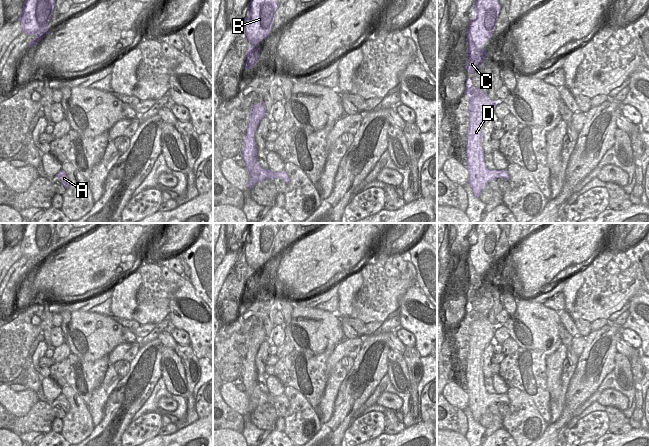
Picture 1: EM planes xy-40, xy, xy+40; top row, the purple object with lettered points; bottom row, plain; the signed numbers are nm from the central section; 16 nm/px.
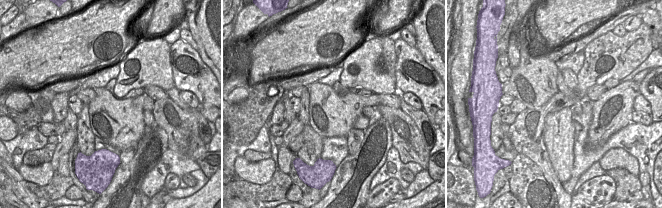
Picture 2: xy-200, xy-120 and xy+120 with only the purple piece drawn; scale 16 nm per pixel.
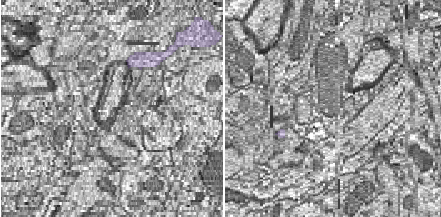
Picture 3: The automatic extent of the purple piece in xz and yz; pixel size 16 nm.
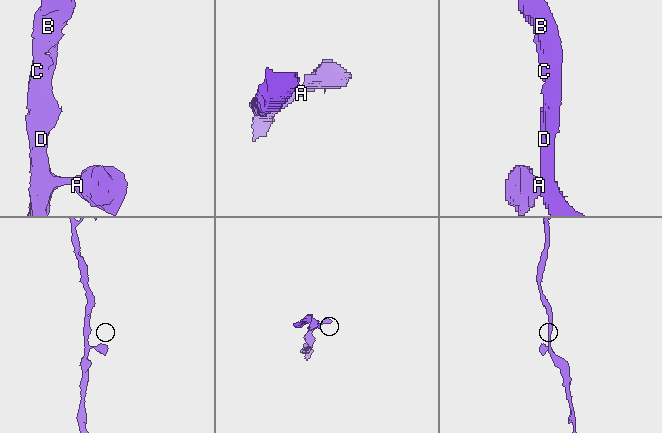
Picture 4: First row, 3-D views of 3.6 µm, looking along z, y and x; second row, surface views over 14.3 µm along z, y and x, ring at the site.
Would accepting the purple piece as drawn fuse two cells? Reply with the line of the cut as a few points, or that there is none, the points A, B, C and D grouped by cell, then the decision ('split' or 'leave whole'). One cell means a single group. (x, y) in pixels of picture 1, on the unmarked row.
cut none; groups A B C D; leave whole

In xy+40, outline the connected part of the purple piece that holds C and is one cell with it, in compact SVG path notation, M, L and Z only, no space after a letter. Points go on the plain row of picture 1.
M476 223L474 241L469 245L466 256L467 286L465 294L477 296L490 279L484 273L484 266L492 261L501 234L498 223Z

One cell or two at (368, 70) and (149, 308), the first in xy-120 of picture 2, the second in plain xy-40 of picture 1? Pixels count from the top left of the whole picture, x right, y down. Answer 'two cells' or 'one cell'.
two cells

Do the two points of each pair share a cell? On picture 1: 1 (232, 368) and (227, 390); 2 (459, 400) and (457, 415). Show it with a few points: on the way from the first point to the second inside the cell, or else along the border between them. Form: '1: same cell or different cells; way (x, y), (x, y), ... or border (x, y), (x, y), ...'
1: different cells; border (230, 381), (223, 383)
2: different cells; border (447, 401), (462, 410)

